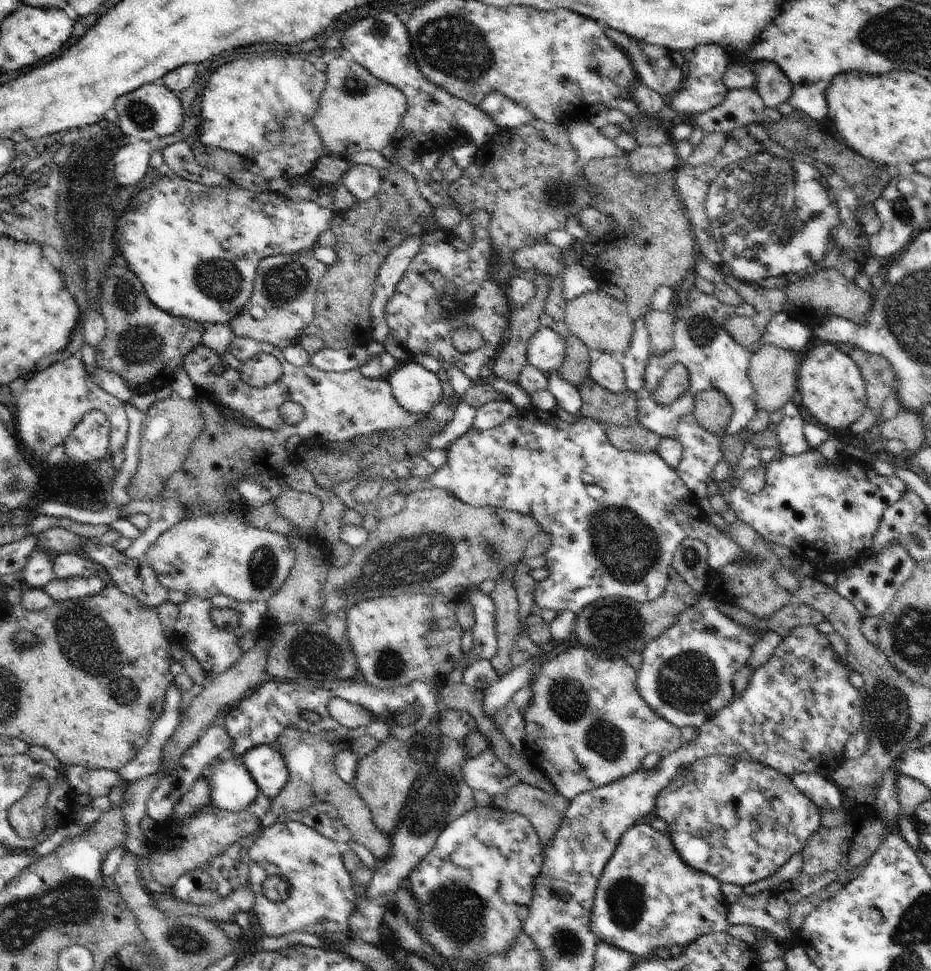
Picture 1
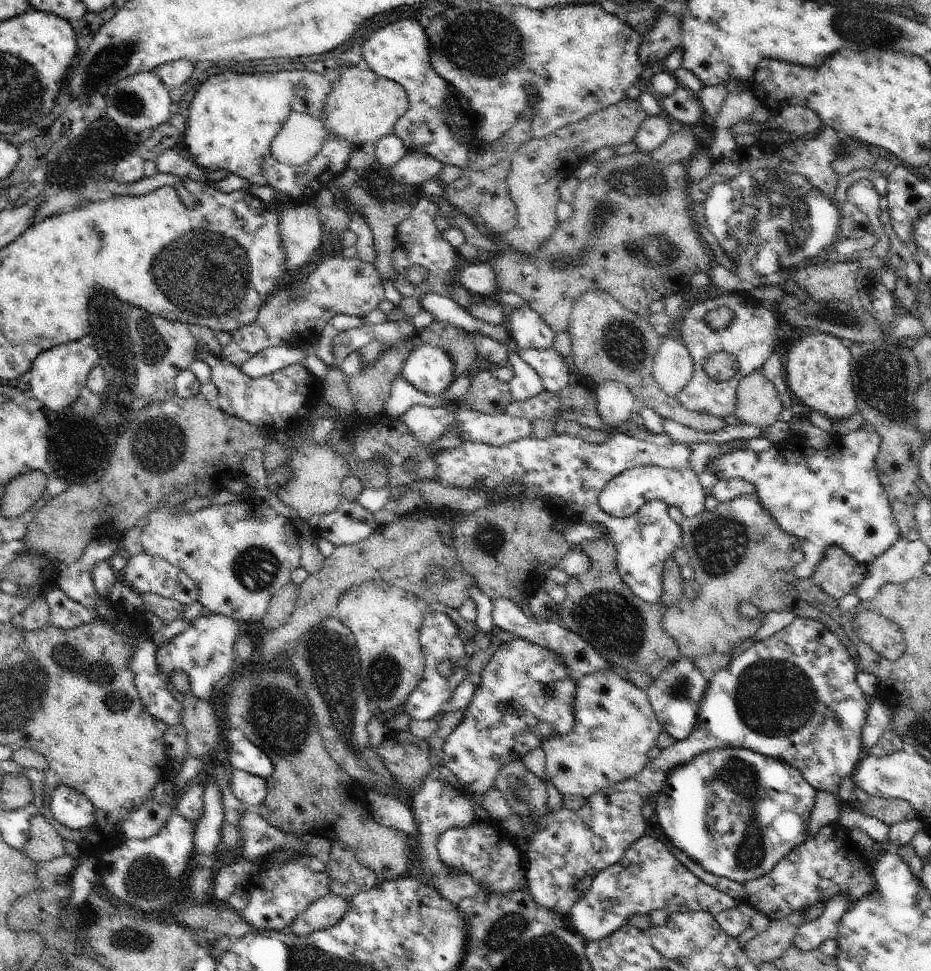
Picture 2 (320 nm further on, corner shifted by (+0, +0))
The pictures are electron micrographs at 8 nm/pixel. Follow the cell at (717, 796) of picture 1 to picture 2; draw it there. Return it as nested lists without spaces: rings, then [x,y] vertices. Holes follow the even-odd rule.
[[[714,747],[673,768],[653,800],[667,840],[704,870],[744,884],[770,872],[793,848],[807,840],[817,790],[788,763],[744,747]]]

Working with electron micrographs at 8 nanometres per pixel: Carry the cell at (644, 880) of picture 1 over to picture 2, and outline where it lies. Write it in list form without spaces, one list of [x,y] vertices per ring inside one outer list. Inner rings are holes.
[[[644,834],[626,849],[615,865],[605,868],[594,877],[590,888],[570,907],[568,918],[589,943],[611,935],[612,931],[625,925],[633,914],[650,915],[653,910],[666,908],[669,914],[704,911],[716,916],[739,904],[742,902],[737,898],[698,879],[676,859],[664,842]]]

